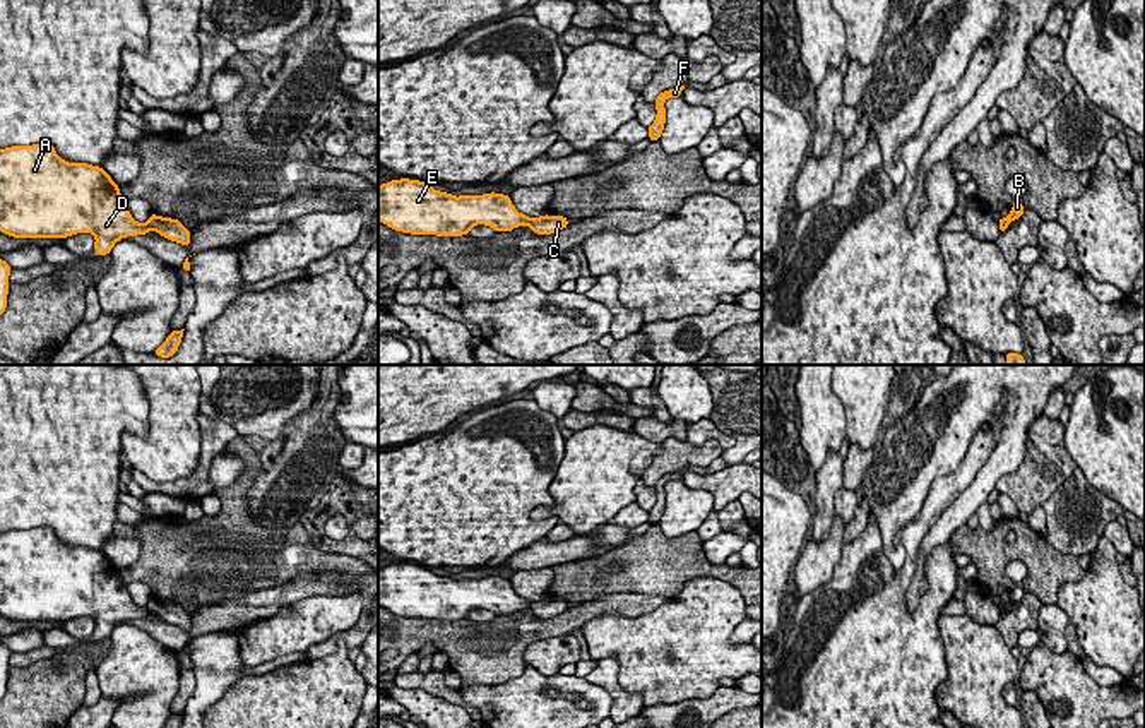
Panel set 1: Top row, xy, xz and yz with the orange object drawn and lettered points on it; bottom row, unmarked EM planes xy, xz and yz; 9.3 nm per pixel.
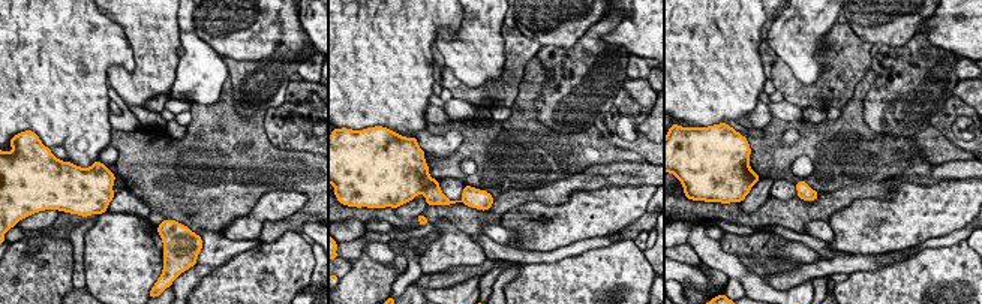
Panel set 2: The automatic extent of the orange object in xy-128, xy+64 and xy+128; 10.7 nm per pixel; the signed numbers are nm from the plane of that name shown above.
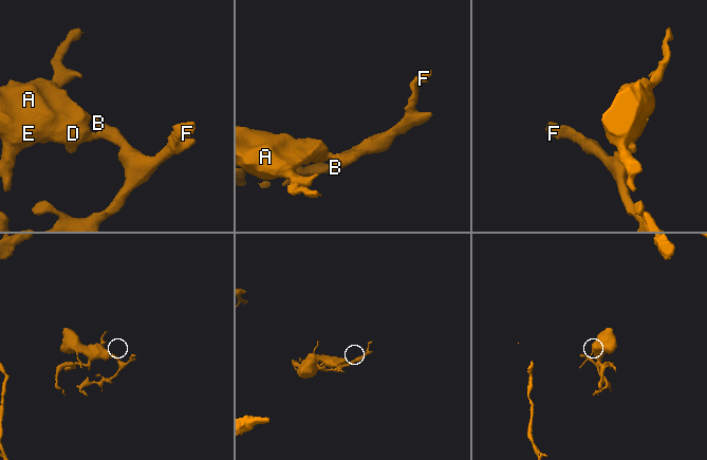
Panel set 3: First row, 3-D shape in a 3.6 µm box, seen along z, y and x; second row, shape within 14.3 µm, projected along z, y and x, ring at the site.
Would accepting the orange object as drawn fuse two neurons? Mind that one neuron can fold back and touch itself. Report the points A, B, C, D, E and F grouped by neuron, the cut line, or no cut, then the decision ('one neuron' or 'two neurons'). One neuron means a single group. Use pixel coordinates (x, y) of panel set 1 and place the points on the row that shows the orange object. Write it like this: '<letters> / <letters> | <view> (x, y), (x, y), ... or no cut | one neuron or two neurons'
A D E / B C F | xy (144, 223), (149, 228) | two neurons

